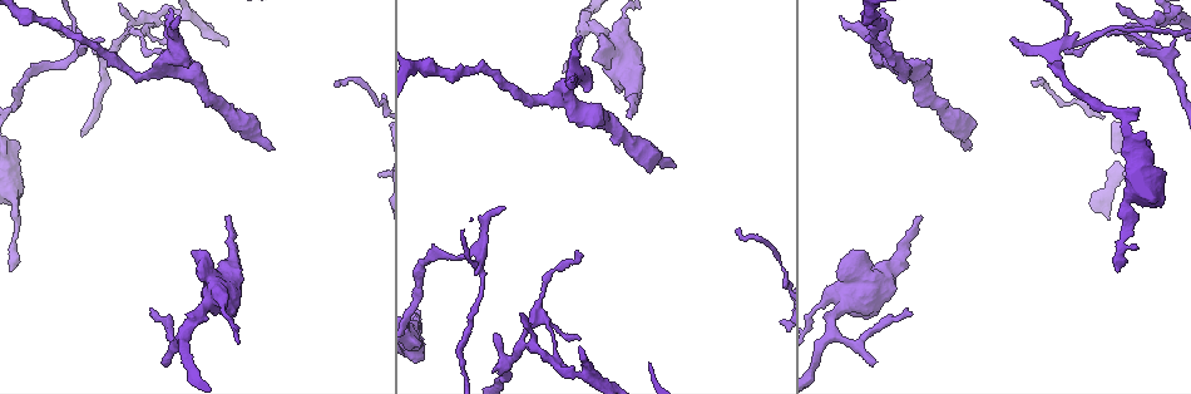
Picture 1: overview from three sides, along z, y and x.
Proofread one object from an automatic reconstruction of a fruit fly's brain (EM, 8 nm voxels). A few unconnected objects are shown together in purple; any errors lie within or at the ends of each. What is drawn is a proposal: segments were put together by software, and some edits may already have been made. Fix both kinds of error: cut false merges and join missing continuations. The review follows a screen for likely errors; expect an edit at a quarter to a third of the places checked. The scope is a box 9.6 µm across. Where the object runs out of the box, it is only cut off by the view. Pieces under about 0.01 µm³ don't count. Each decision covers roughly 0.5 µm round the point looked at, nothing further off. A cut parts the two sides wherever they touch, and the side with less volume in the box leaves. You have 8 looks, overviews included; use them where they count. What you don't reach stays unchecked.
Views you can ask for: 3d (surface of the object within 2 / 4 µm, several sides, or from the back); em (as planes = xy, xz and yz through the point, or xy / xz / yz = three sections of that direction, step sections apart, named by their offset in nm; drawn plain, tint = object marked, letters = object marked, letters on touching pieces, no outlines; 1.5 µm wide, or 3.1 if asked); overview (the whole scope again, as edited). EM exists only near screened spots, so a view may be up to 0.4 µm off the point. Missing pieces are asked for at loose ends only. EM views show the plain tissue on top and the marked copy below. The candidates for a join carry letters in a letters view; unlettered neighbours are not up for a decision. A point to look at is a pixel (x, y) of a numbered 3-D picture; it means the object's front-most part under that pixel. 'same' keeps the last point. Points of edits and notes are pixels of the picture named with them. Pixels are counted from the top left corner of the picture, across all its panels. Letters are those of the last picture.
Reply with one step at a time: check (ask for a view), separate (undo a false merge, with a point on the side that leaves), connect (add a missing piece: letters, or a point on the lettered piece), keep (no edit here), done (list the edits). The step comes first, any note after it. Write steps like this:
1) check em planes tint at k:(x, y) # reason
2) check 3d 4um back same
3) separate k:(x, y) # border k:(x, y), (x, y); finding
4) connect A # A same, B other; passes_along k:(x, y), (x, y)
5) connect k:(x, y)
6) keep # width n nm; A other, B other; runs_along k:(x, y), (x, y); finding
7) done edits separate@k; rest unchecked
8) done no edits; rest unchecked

check 3d 4um at 1:(18, 204) # calibre changes

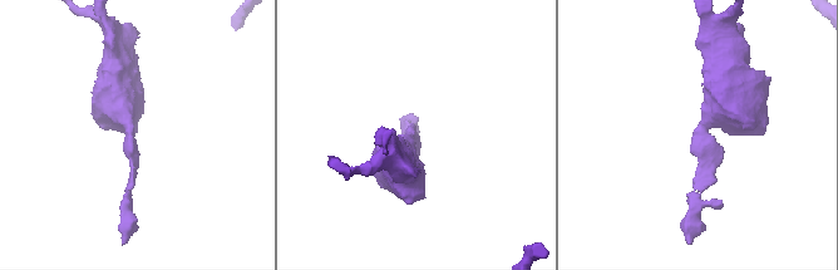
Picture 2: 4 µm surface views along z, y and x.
check em planes letters at 2:(413, 133) # need the tissue

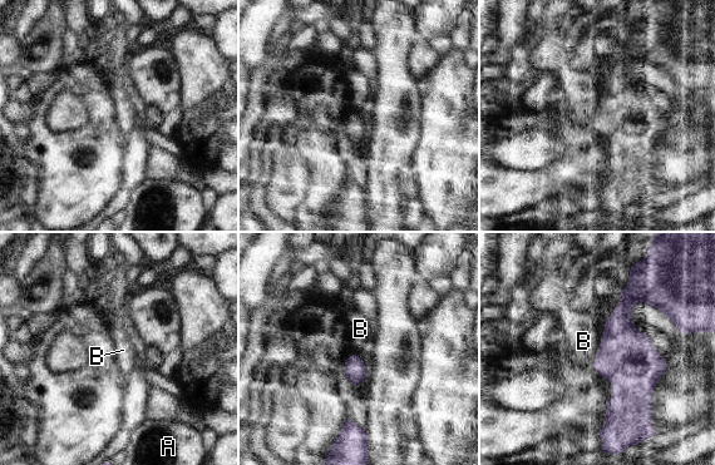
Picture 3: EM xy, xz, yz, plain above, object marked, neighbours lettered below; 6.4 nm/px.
keep # A other, B other; continuous, no second neuron

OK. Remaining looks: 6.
check em yz step 8 tint at 1:(102, 38) # thin end

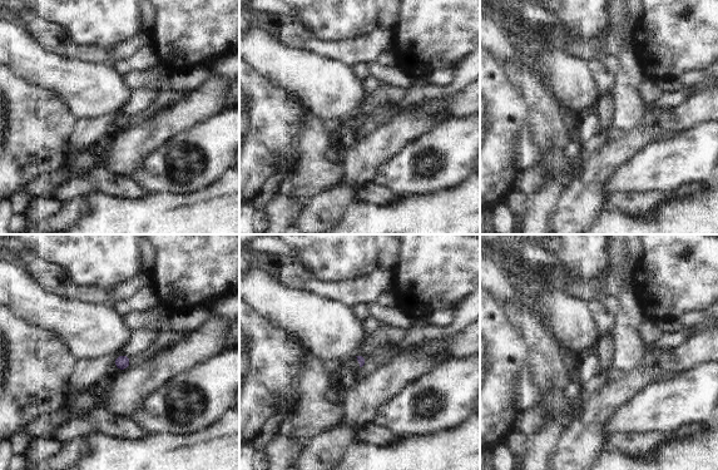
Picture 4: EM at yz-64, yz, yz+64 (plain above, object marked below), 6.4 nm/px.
check em xy step 8 letters same # another direction

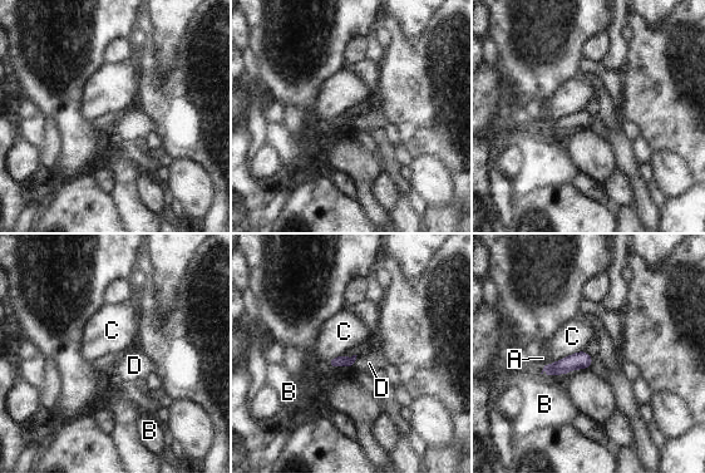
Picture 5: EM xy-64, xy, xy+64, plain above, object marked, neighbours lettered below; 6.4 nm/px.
connect D # longest_contact C 260 nm; A other, B other, C other, D same; passes_along 5:(341, 360), (354, 361), (369, 363); the neuron continues

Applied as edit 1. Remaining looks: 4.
check 3d 4um at 1:(1032, 83) # tapers out

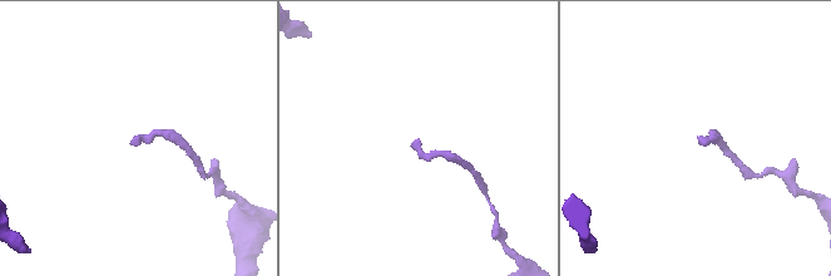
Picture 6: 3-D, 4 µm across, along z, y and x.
check em planes letters at 6:(699, 137) # shape alone is not enough

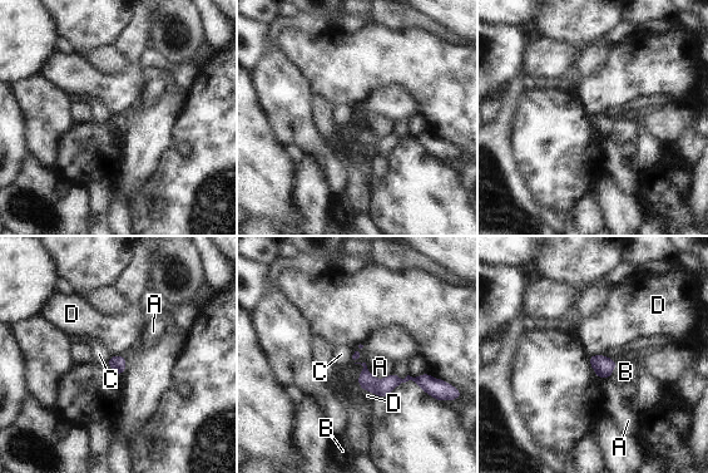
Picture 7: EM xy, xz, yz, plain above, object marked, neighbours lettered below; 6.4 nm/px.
keep # width 70 nm; A other, B other, C other, D other; border 7:(604, 354), (589, 356); no lettered piece goes on from it

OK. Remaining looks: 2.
done edits connect@5; rest unchecked

